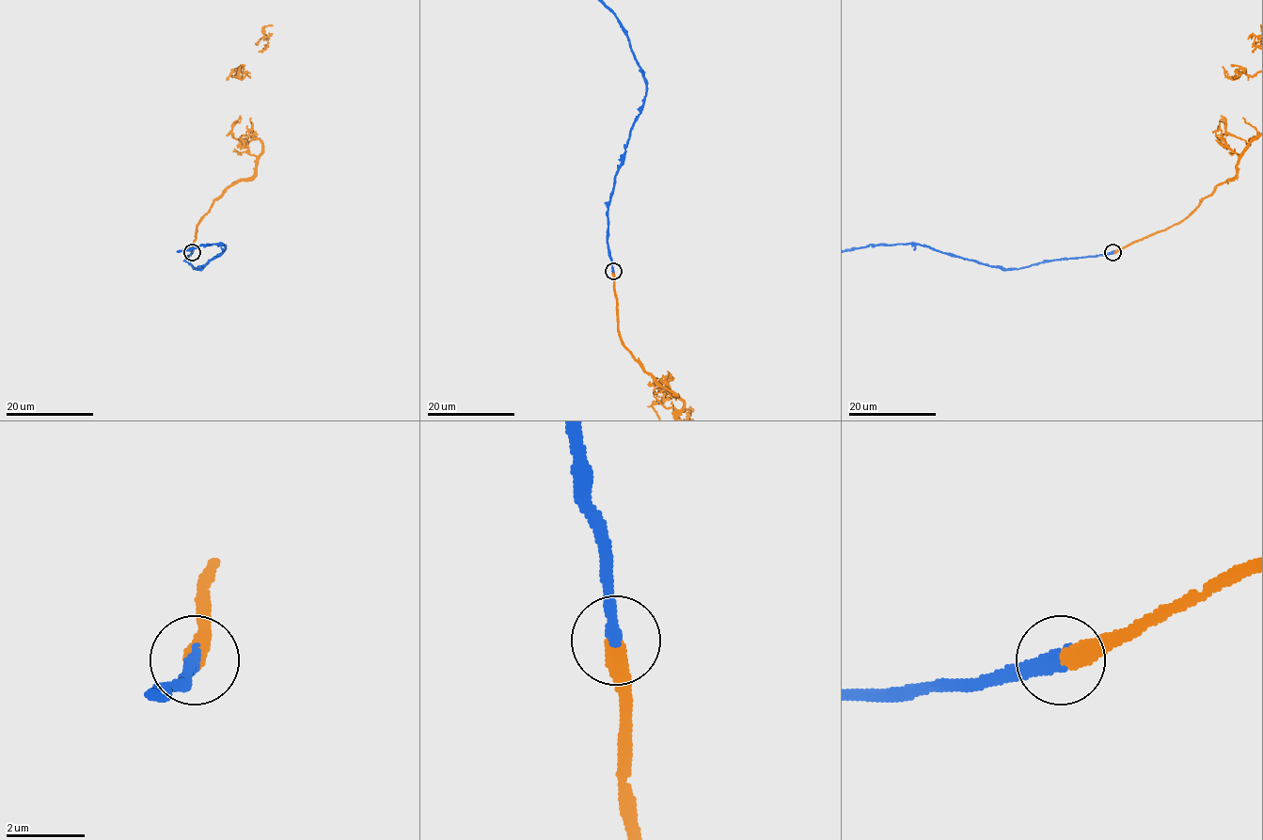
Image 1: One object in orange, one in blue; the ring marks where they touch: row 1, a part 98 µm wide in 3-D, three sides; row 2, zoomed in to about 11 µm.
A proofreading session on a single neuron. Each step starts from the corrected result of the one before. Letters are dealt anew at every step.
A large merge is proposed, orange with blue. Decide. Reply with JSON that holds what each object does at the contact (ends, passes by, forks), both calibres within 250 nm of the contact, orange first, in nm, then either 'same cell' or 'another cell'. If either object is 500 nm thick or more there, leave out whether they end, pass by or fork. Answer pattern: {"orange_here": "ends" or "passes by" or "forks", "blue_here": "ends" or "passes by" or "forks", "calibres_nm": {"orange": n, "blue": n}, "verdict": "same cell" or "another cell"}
{"orange_here": "ends", "blue_here": "ends", "calibres_nm": {"orange": 480, "blue": 360}, "verdict": "same cell"}

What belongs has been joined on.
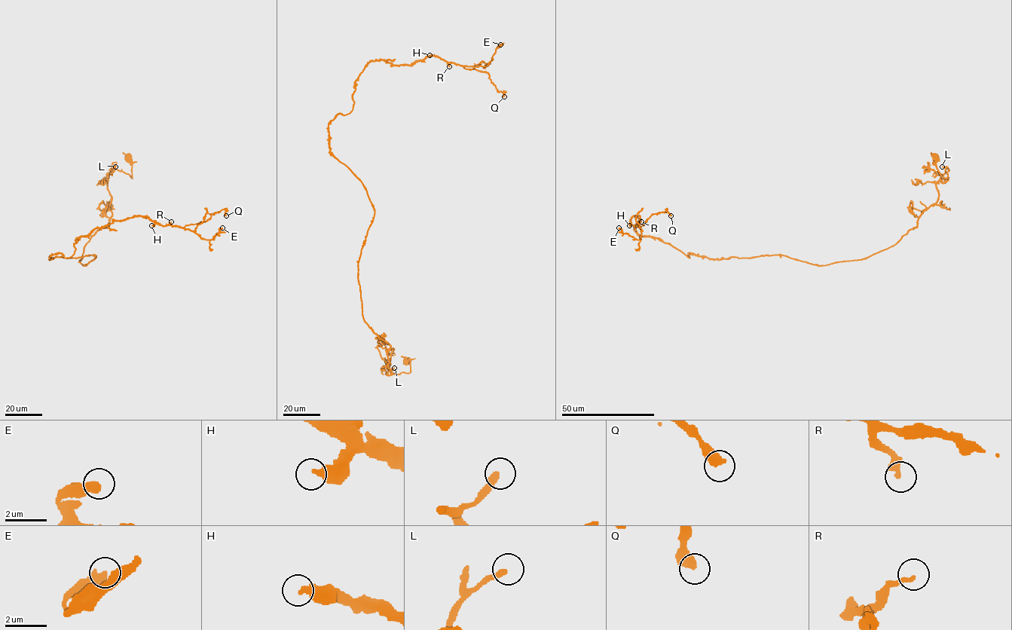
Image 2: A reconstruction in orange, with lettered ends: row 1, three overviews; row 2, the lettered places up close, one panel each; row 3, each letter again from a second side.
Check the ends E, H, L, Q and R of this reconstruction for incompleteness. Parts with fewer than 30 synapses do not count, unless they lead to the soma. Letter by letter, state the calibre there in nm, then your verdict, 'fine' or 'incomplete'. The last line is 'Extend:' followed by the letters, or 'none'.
E: 480 nm | incomplete
H: 400 nm | fine
L: 240 nm | incomplete
Q: 440 nm | fine
R: 280 nm | fine
Extend: E, L

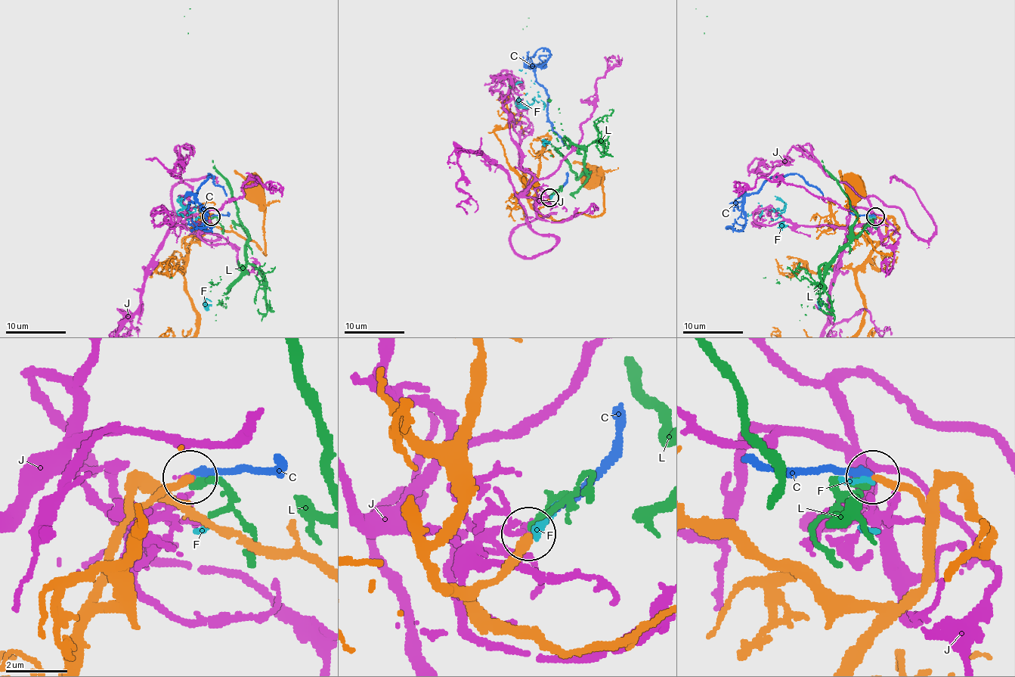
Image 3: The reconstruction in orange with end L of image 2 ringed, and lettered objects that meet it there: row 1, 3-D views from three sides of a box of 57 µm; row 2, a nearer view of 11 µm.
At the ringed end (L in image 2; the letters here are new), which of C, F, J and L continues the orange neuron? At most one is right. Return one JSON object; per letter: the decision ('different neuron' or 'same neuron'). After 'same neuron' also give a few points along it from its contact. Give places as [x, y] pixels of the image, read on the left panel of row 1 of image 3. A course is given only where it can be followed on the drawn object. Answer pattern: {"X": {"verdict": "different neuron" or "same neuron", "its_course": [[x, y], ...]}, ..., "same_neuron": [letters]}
{"C": {"verdict": "same neuron", "its_course": [[210, 215], [228, 214], [227, 194], [208, 173], [196, 197], [205, 209], [202, 226], [210, 229], [192, 218]]}, "F": {"verdict": "different neuron"}, "J": {"verdict": "different neuron"}, "L": {"verdict": "different neuron"}, "same_neuron": ["C"]}

